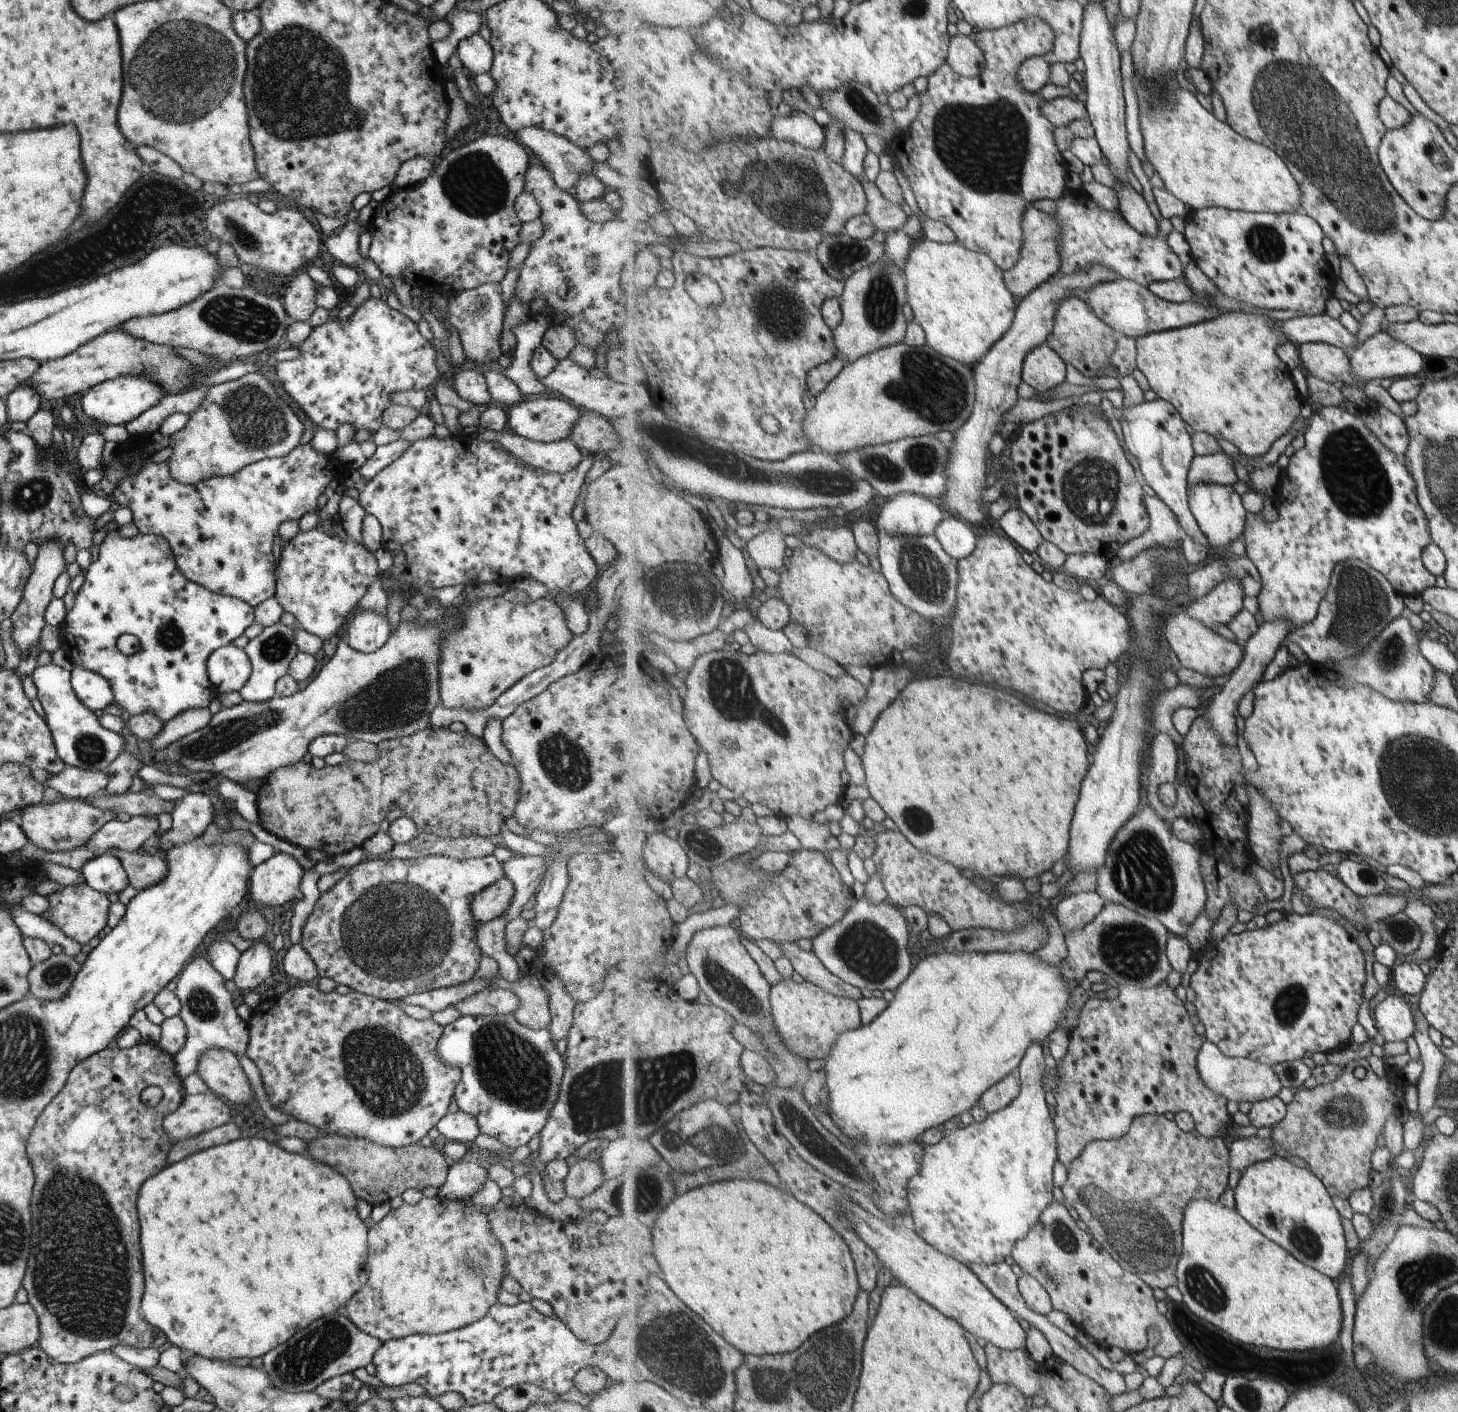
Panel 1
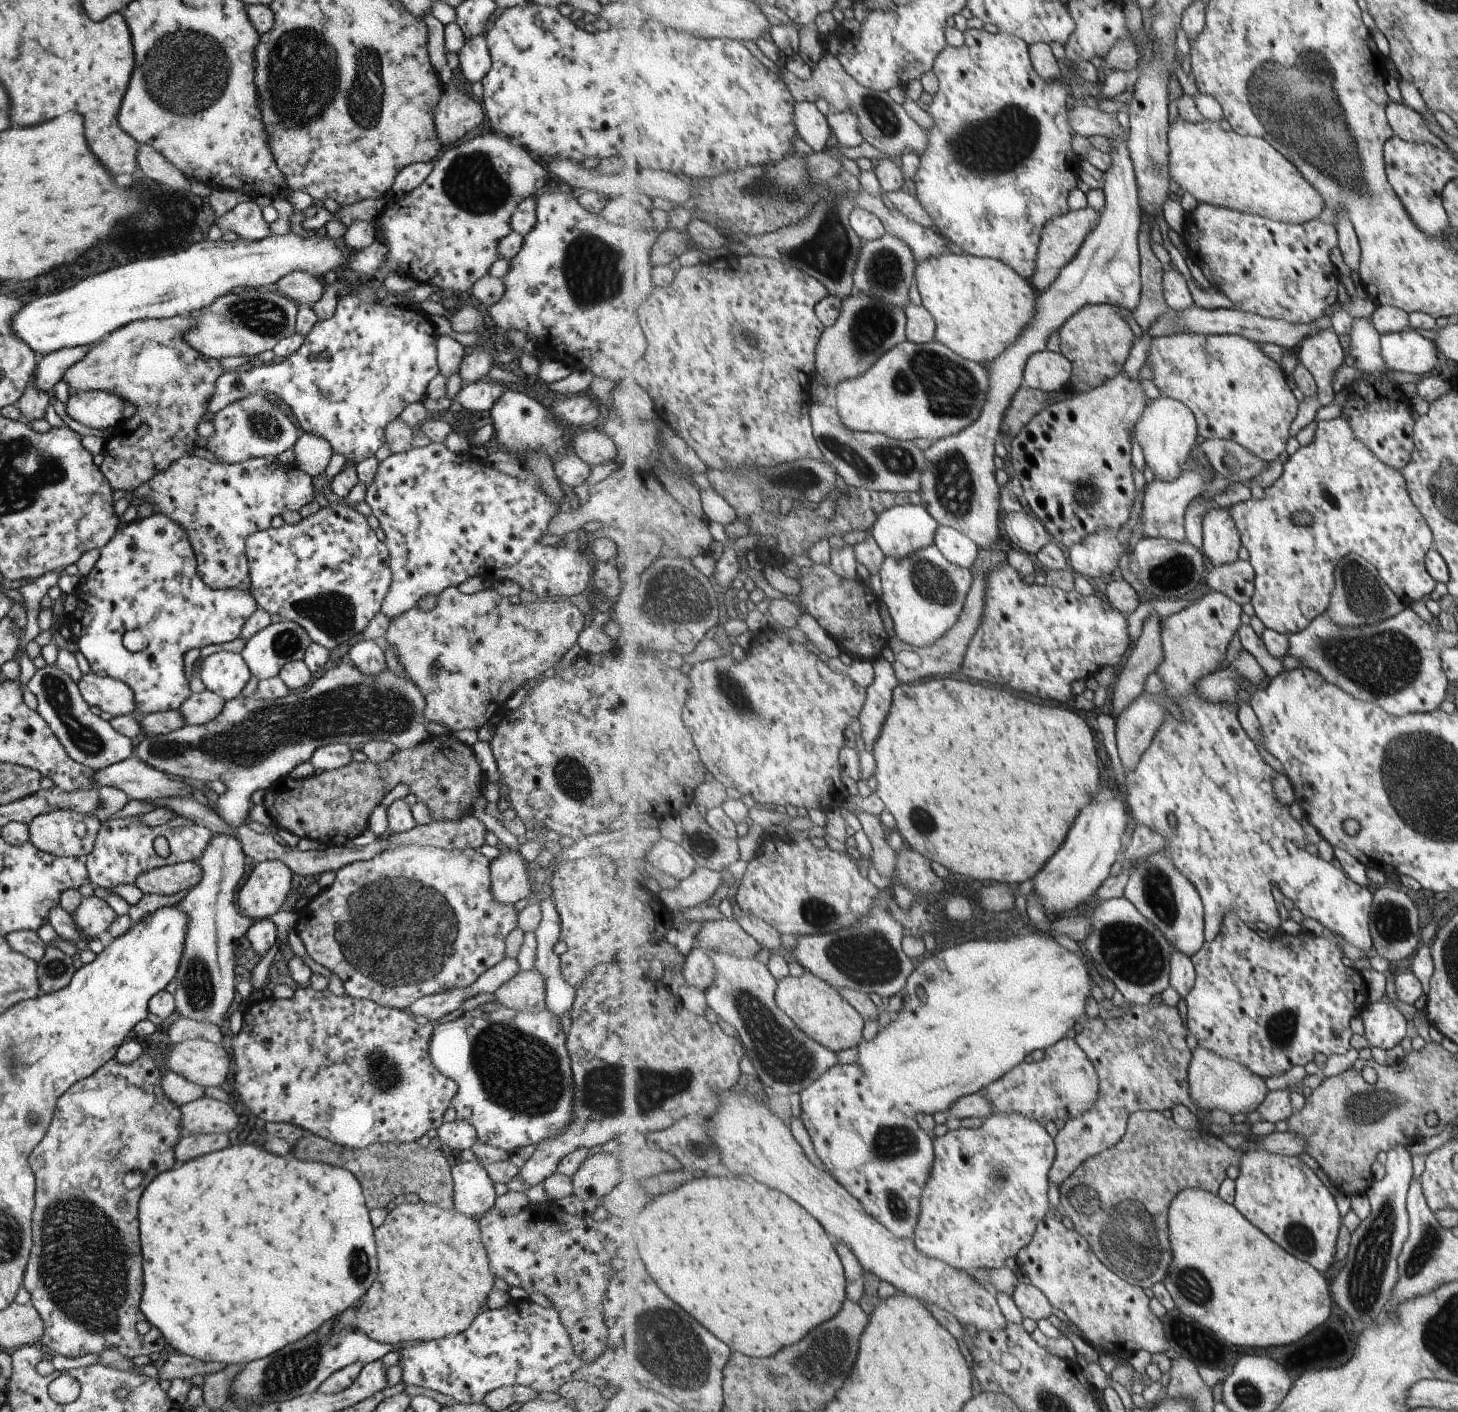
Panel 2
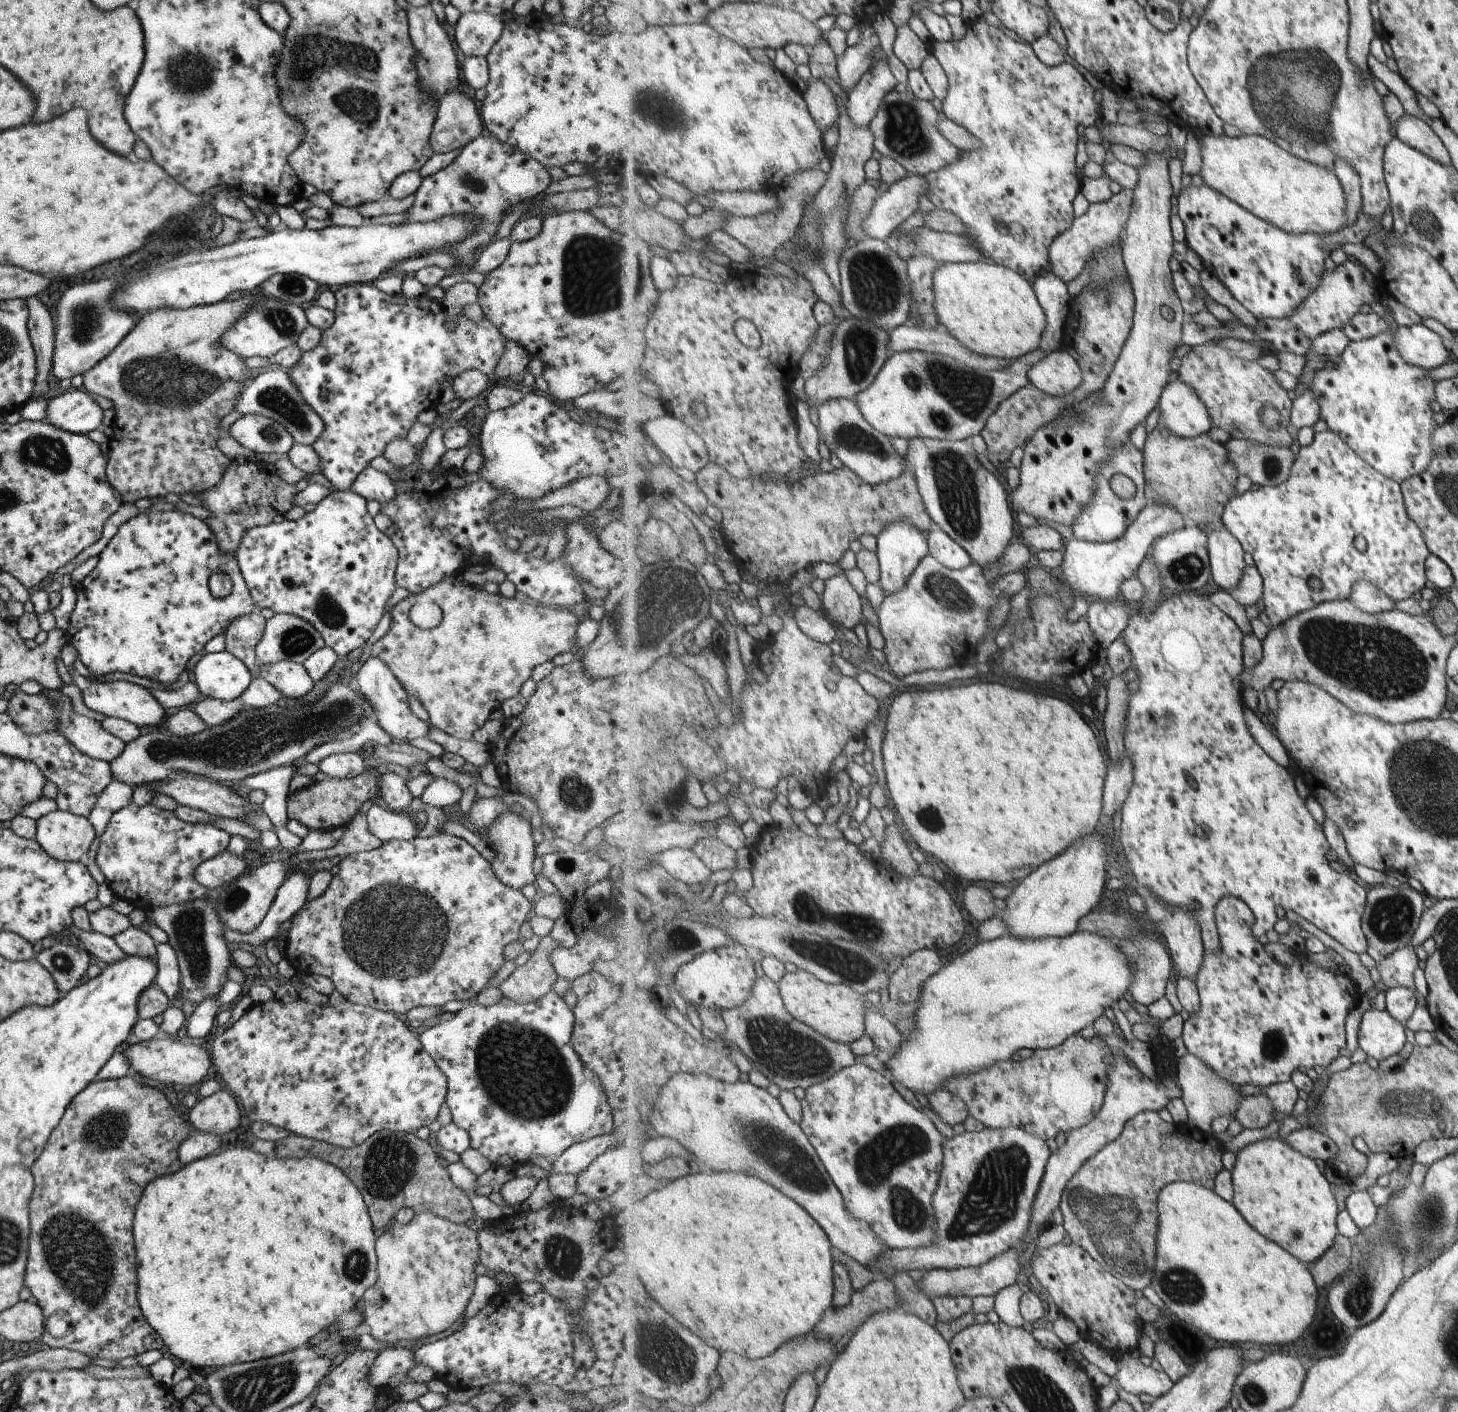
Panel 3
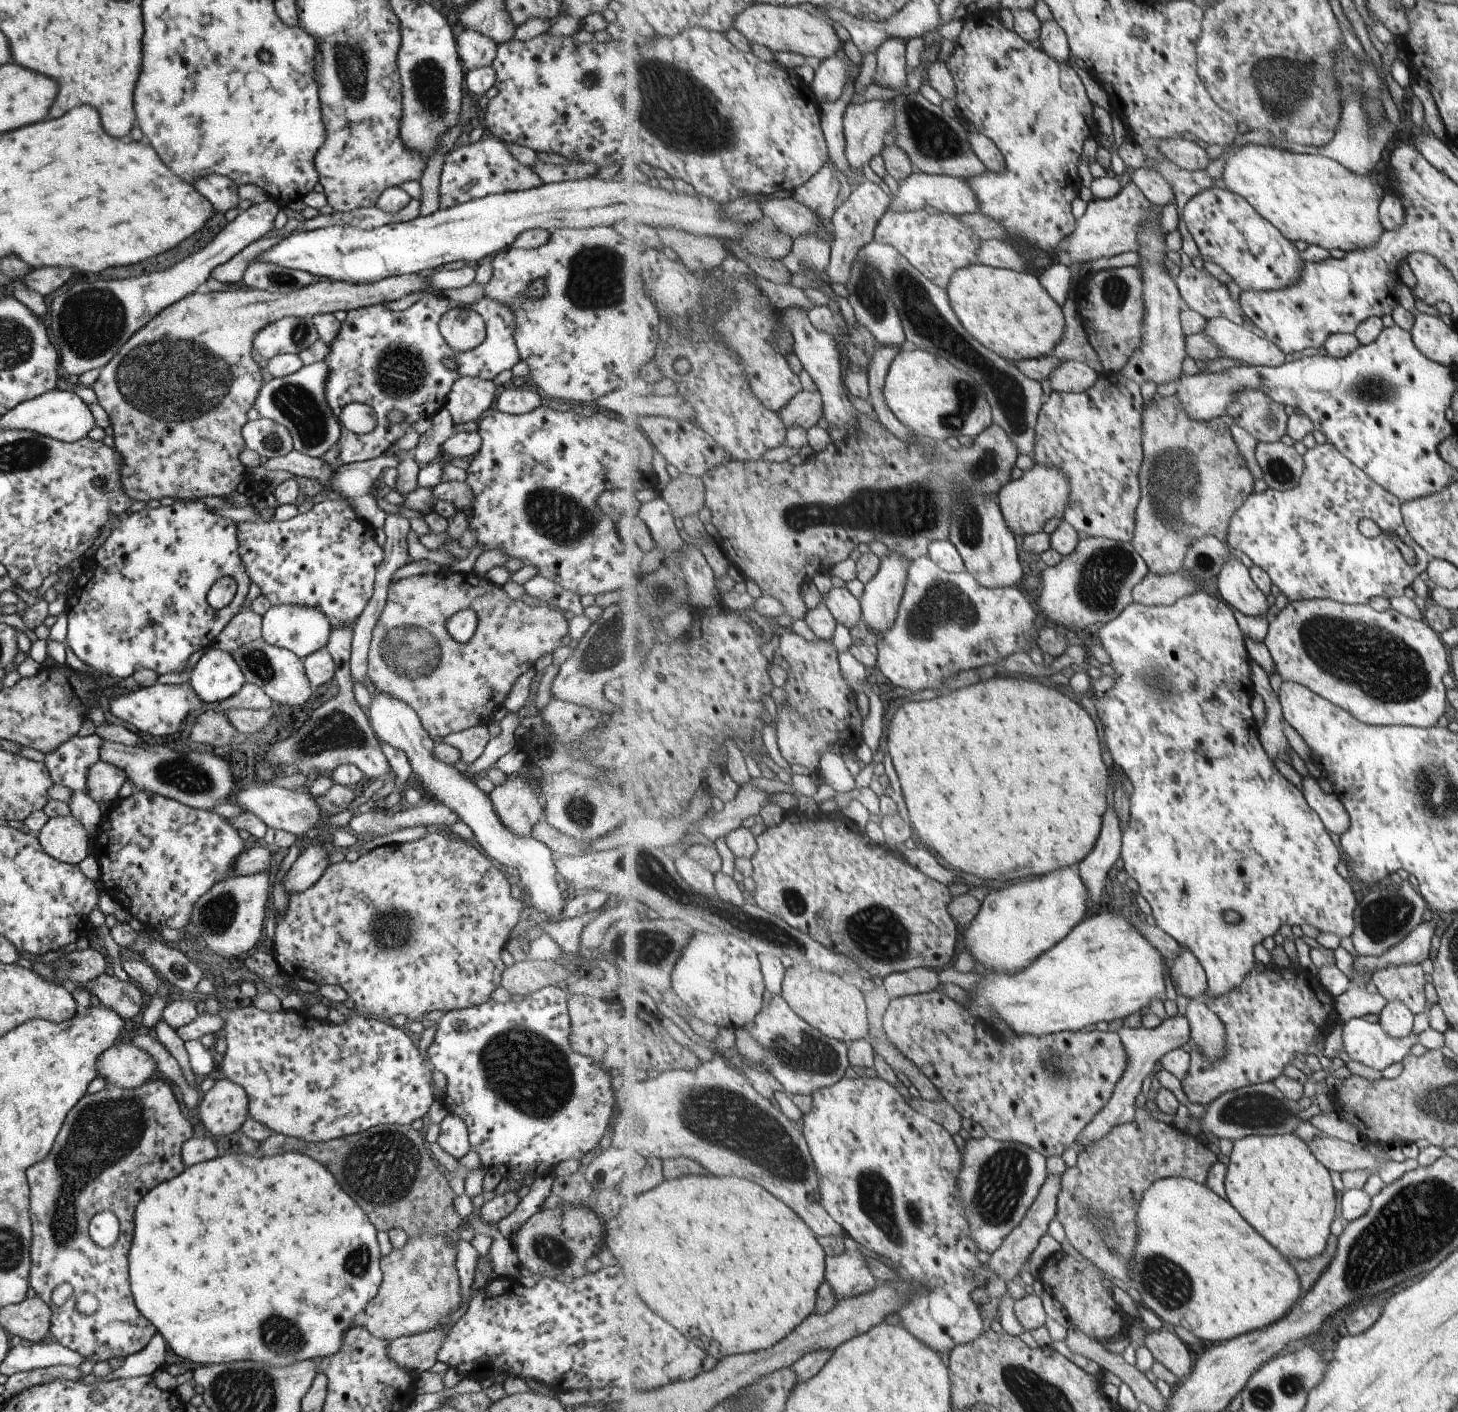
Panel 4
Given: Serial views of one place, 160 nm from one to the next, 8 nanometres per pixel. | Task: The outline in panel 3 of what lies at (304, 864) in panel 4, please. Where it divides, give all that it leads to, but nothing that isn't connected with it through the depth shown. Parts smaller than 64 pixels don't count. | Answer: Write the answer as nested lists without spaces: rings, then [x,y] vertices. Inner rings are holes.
[[[298,867],[293,868],[287,878],[283,880],[281,888],[275,894],[275,900],[255,930],[241,934],[241,932],[224,928],[221,936],[226,943],[229,942],[233,945],[245,943],[256,947],[266,944],[269,939],[273,938],[280,925],[286,920],[290,920],[294,913],[303,907],[309,884],[308,874],[300,871]]]

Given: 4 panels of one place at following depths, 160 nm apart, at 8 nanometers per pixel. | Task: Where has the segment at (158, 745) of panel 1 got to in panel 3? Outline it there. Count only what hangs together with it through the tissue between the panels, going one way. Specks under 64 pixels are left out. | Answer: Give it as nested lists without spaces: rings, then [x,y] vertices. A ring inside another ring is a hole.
[[[203,696],[190,707],[199,716],[199,720],[205,724],[205,727],[219,726],[227,722],[229,718],[233,718],[237,712],[245,709],[236,699],[223,701]]]

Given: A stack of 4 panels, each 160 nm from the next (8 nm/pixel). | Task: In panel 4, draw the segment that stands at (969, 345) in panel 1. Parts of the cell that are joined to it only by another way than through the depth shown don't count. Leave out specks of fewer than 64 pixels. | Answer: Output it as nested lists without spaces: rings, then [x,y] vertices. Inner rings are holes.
[[[970,264],[953,273],[945,289],[965,328],[981,344],[1008,361],[1016,363],[1051,355],[1066,333],[1063,304],[1049,294],[1035,273]]]

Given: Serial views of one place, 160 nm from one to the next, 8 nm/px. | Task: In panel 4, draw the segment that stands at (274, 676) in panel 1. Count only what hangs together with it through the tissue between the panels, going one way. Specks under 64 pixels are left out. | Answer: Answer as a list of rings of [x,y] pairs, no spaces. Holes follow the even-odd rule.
[[[281,603],[270,605],[262,614],[260,637],[270,645],[291,651],[300,659],[325,648],[329,633],[328,618],[317,607]]]

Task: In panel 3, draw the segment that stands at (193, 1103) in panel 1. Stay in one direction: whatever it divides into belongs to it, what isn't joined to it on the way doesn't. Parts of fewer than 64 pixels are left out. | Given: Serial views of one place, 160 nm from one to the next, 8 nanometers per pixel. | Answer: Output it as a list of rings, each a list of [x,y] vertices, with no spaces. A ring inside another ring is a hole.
[[[217,1090],[215,1094],[197,1100],[189,1109],[187,1120],[198,1132],[223,1135],[239,1125],[239,1108],[229,1092]]]

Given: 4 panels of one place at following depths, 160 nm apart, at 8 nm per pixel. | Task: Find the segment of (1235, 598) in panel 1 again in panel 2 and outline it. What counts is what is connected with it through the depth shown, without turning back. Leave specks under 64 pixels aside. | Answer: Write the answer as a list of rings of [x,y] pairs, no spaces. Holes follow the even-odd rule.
[[[1212,591],[1206,594],[1201,599],[1196,600],[1192,606],[1188,606],[1179,613],[1175,613],[1170,617],[1162,618],[1162,643],[1164,650],[1164,661],[1158,666],[1156,674],[1164,683],[1163,693],[1167,698],[1171,698],[1174,703],[1182,711],[1183,720],[1175,718],[1170,713],[1159,727],[1151,746],[1146,750],[1146,753],[1141,757],[1137,768],[1129,772],[1125,777],[1126,780],[1126,802],[1130,808],[1131,817],[1136,824],[1144,824],[1150,830],[1158,832],[1166,839],[1166,845],[1160,851],[1167,857],[1172,859],[1176,867],[1197,887],[1202,901],[1204,902],[1204,917],[1206,920],[1205,936],[1207,942],[1213,942],[1214,938],[1220,933],[1222,920],[1227,913],[1237,913],[1245,922],[1264,922],[1268,927],[1279,928],[1281,926],[1281,916],[1279,916],[1279,908],[1275,904],[1273,898],[1273,888],[1275,886],[1280,890],[1283,896],[1292,900],[1295,907],[1307,918],[1313,918],[1319,922],[1325,929],[1342,937],[1347,943],[1359,948],[1361,951],[1371,950],[1374,947],[1372,934],[1370,931],[1370,922],[1372,917],[1372,906],[1374,903],[1374,893],[1366,888],[1361,883],[1355,882],[1346,872],[1323,860],[1321,856],[1307,853],[1305,846],[1309,844],[1309,834],[1305,834],[1305,828],[1301,826],[1300,820],[1293,818],[1289,805],[1284,805],[1279,802],[1275,788],[1273,788],[1273,778],[1277,776],[1275,768],[1271,768],[1265,758],[1261,756],[1259,748],[1255,746],[1255,741],[1247,734],[1247,731],[1241,726],[1239,718],[1237,718],[1237,707],[1231,705],[1230,702],[1222,702],[1215,704],[1213,701],[1204,699],[1198,691],[1198,683],[1202,678],[1208,677],[1219,671],[1217,668],[1225,662],[1227,658],[1227,648],[1231,644],[1231,640],[1238,634],[1241,628],[1241,614],[1243,614],[1243,606],[1229,598],[1226,594]],[[1171,818],[1176,818],[1175,826],[1171,826]]]

